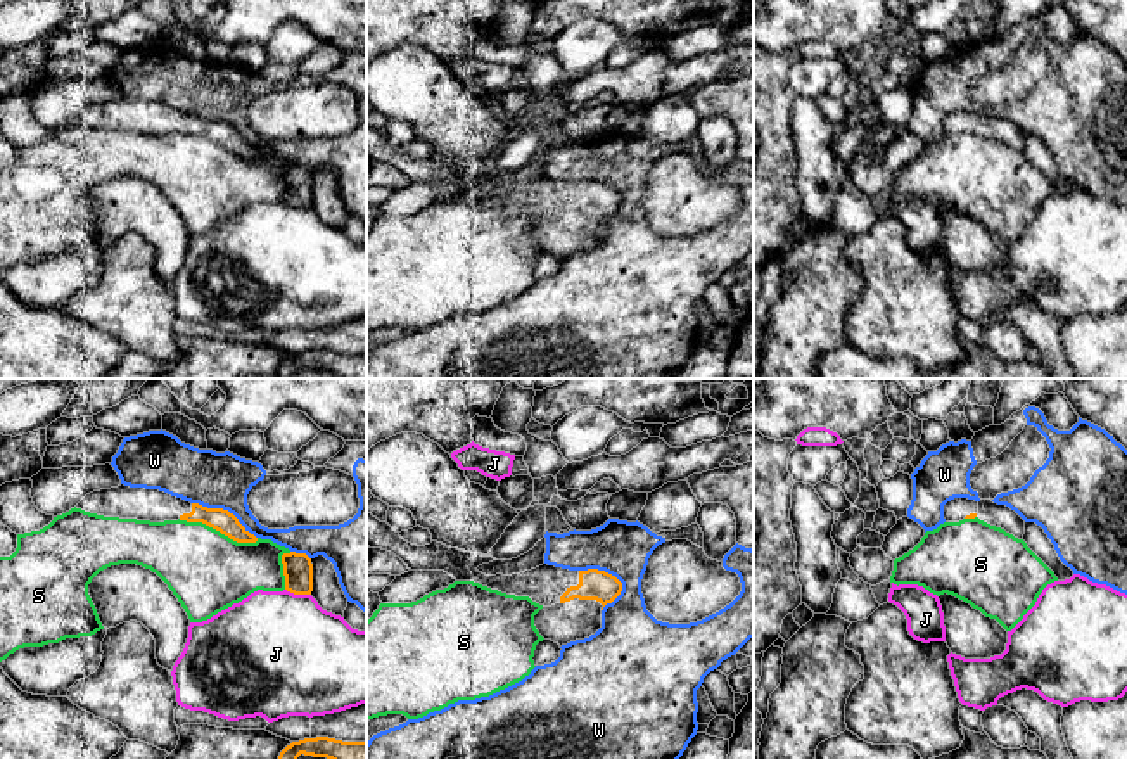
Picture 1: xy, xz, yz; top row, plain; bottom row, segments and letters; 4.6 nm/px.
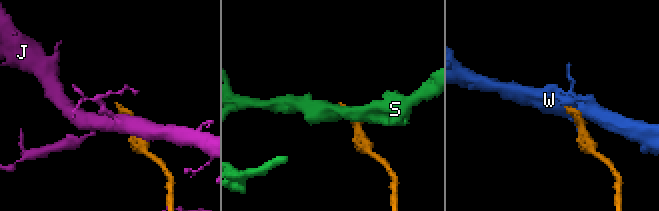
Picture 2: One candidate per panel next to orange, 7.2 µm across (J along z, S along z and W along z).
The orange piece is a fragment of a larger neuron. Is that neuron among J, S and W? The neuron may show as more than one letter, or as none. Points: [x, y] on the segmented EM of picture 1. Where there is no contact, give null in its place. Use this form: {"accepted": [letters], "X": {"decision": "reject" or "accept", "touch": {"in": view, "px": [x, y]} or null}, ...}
{"accepted": [], "J": {"decision": "reject", "touch": {"in": "xy", "px": [298, 593]}}, "S": {"decision": "reject", "touch": {"in": "xy", "px": [218, 529]}}, "W": {"decision": "reject", "touch": {"in": "xz", "px": [604, 571]}}}

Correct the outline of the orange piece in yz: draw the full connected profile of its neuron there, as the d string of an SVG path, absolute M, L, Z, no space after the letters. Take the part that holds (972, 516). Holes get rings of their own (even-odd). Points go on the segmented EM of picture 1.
M954 498L944 505L946 522L959 522L963 519L975 519L978 513L978 501L968 498Z

